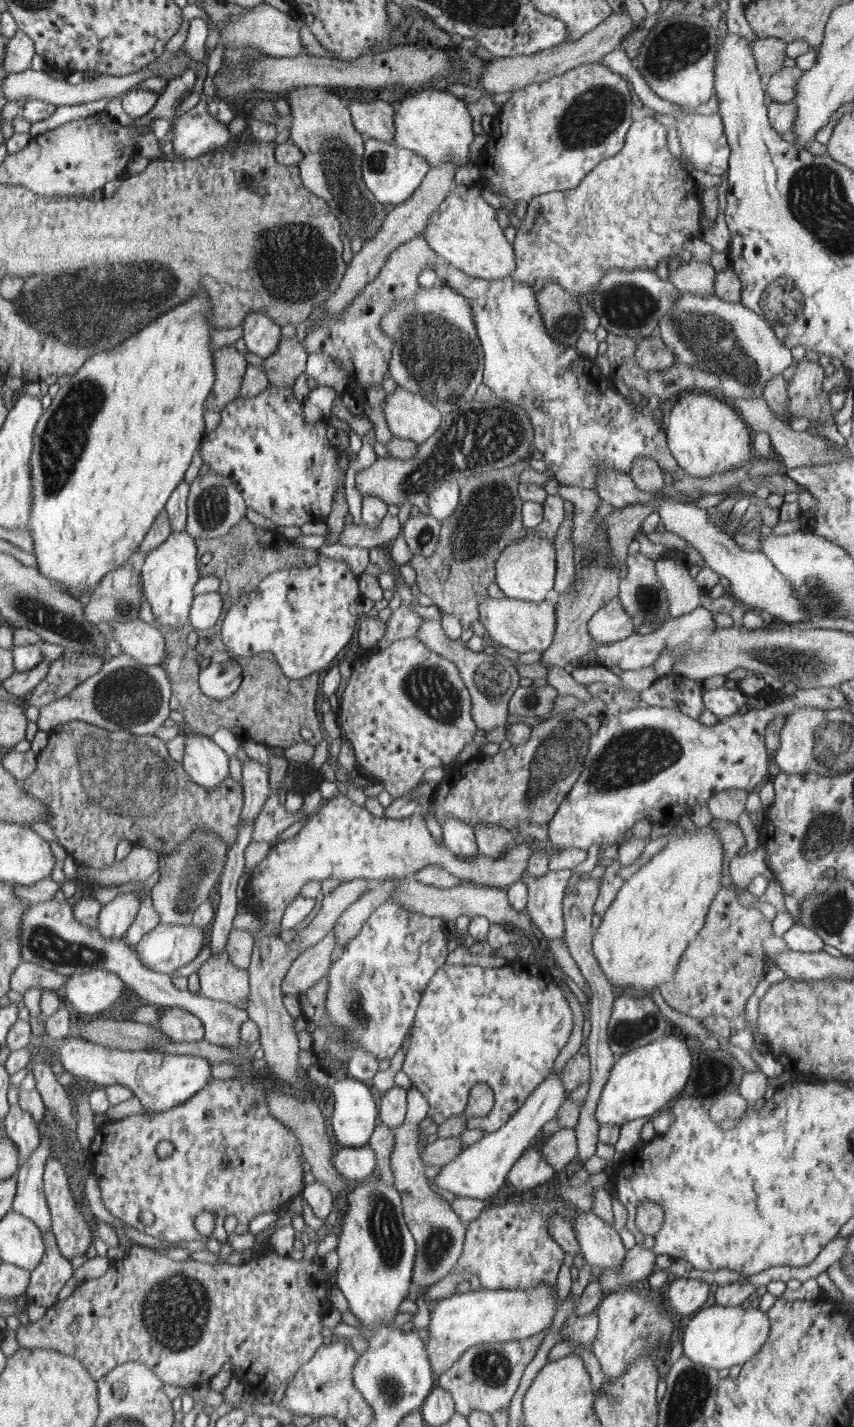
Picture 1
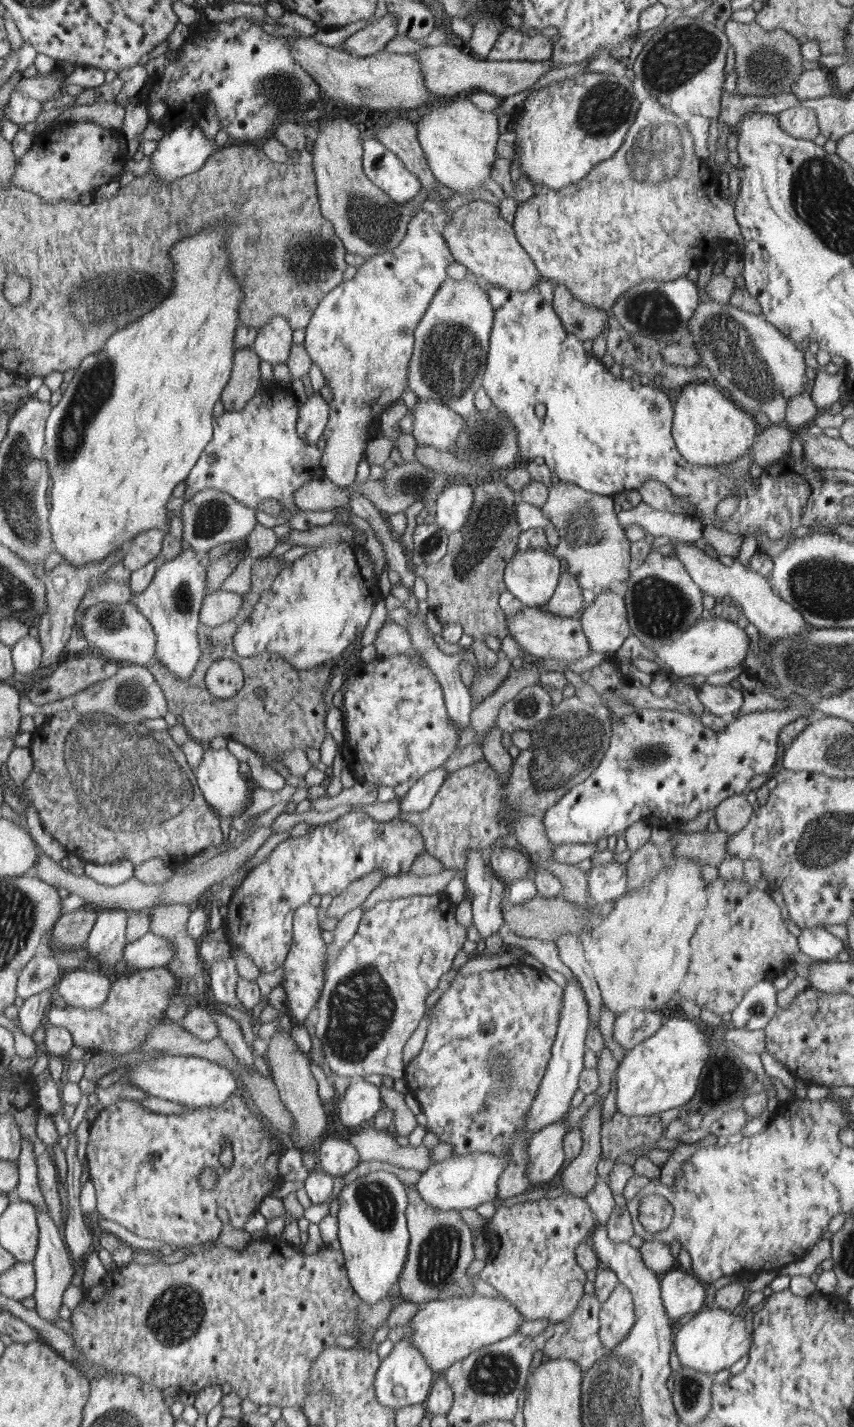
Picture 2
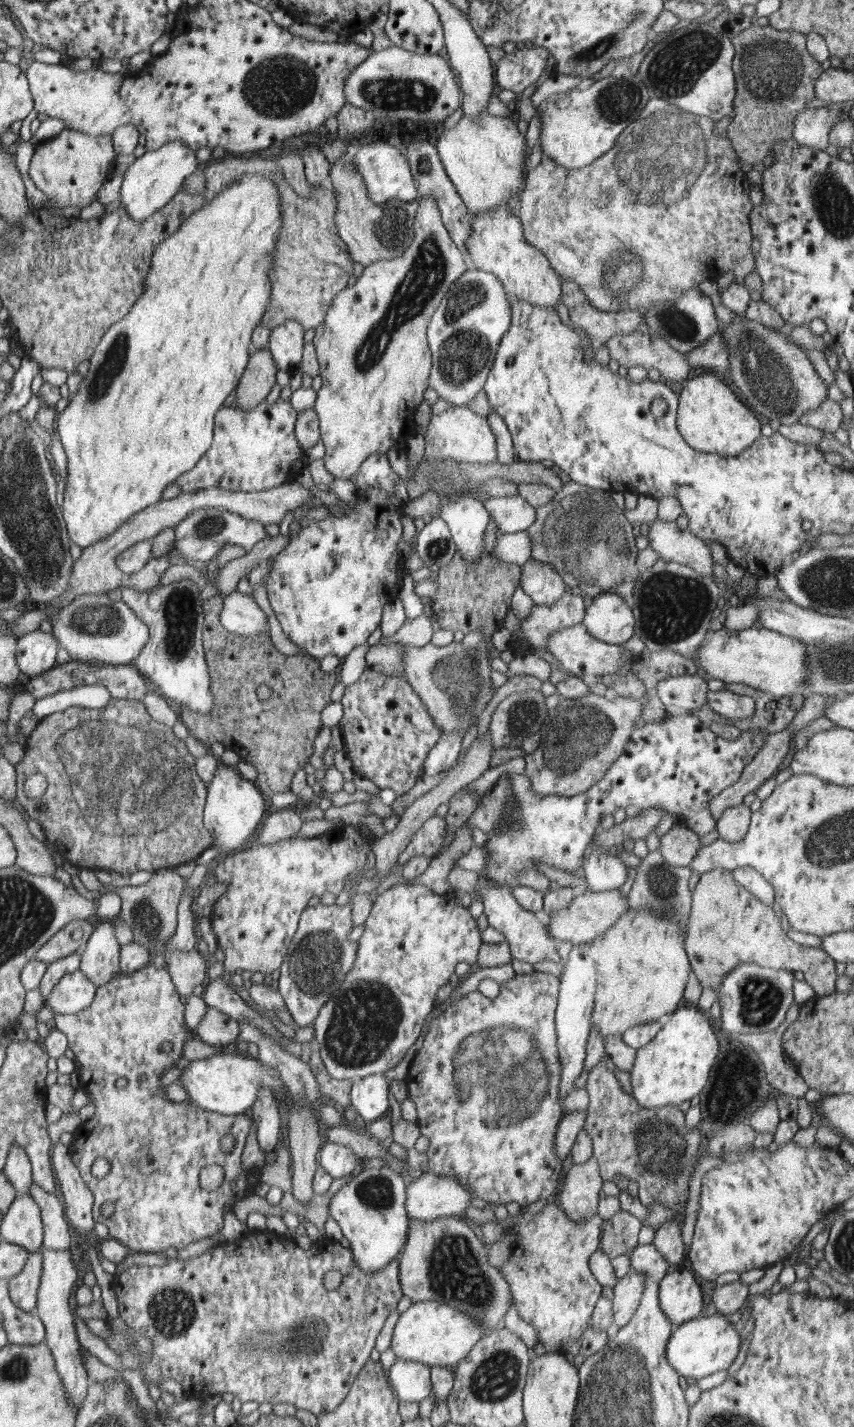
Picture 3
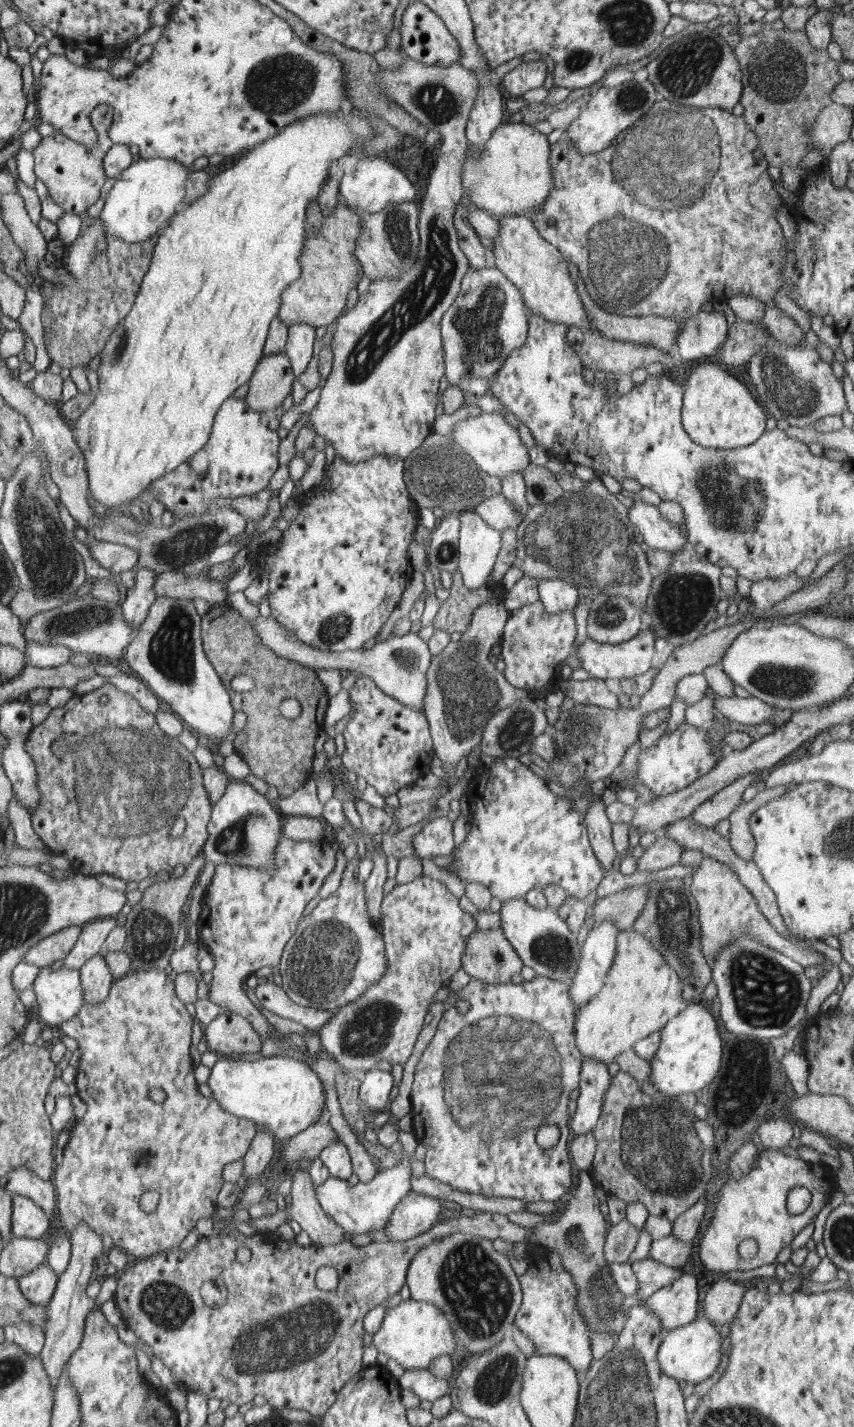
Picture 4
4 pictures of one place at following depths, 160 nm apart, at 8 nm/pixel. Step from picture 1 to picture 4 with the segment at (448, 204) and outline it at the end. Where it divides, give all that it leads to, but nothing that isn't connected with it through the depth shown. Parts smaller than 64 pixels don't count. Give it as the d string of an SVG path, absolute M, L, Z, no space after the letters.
M528 216L504 217L499 221L501 227L492 248L495 268L517 286L530 312L556 324L594 330L580 295L576 292L575 282L569 272L569 263L564 260L556 246L541 237Z

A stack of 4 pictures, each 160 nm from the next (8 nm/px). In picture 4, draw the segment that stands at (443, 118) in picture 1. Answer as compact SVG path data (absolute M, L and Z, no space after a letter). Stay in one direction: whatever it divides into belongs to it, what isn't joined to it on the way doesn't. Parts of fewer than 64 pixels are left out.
M526 124L498 125L488 143L478 153L468 142L462 165L462 192L473 205L487 210L498 219L527 215L539 210L550 195L553 176L550 172L550 142L536 127Z

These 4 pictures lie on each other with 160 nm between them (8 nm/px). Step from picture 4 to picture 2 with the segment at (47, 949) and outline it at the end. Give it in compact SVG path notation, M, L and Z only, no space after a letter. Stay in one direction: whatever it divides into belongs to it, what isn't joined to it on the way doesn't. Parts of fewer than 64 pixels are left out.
M86 905L72 913L65 913L55 922L49 944L55 948L78 948L83 946L95 926L98 909Z

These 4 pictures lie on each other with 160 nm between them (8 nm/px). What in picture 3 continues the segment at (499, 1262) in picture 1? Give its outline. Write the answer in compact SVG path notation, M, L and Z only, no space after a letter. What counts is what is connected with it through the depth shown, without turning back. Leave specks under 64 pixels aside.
M549 1201L541 1213L532 1215L522 1210L517 1217L509 1218L505 1226L506 1230L518 1234L516 1248L512 1260L499 1268L503 1277L509 1282L516 1310L537 1330L539 1342L544 1344L546 1353L554 1350L562 1353L570 1342L577 1342L581 1338L586 1327L589 1326L590 1317L602 1295L603 1287L590 1270L589 1258L603 1244L601 1231L605 1220L595 1214L588 1221L576 1223L568 1219L568 1215L563 1210L561 1206Z

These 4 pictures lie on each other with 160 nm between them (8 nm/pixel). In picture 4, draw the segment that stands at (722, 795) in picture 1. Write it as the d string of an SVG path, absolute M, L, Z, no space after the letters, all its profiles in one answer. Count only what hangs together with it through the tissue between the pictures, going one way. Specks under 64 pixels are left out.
M786 785L765 788L759 791L749 802L742 802L729 816L728 840L733 851L744 860L753 861L755 840L749 825L751 814L773 798L778 798L788 789Z

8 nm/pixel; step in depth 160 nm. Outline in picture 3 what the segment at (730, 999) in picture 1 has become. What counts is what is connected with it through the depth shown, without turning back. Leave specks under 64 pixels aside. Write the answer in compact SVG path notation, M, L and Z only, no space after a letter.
M722 868L701 874L690 903L685 951L692 971L704 988L713 988L717 993L720 981L728 971L740 963L753 962L763 967L801 970L818 996L836 992L835 960L820 947L802 945L790 939L773 909L734 881L731 871Z

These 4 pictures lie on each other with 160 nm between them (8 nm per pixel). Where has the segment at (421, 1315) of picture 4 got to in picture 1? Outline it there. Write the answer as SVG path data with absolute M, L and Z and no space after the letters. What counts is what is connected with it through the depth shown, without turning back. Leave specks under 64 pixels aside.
M537 1284L526 1290L480 1288L479 1291L453 1293L440 1299L430 1313L428 1344L425 1345L436 1375L448 1371L461 1354L476 1343L505 1343L523 1341L548 1329L556 1312L557 1289L547 1284Z

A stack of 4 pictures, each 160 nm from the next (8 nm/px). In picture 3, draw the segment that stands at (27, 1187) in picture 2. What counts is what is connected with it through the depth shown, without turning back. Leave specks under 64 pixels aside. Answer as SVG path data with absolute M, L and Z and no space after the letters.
M34 1181L29 1194L38 1203L43 1220L43 1248L48 1250L72 1250L70 1226L64 1218L65 1205L57 1195L46 1192Z

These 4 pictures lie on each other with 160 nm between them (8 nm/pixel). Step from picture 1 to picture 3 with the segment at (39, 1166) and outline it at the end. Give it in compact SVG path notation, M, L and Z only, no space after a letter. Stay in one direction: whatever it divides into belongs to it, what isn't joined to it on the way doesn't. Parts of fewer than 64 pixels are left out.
M42 1248L40 1252L43 1254L43 1269L37 1294L37 1305L33 1312L37 1321L42 1322L45 1326L45 1342L55 1357L59 1374L62 1375L66 1387L67 1398L71 1399L71 1406L75 1406L79 1410L86 1398L91 1381L83 1366L83 1360L79 1353L80 1343L74 1327L76 1316L74 1315L71 1292L74 1282L79 1279L78 1272L71 1260L70 1250Z

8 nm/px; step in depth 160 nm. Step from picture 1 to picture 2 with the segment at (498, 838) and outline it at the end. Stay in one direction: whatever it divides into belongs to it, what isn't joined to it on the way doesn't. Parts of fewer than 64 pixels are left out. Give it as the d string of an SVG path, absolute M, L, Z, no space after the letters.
M499 841L494 842L493 846L489 866L506 885L515 880L532 879L534 874L530 876L531 864L527 855L521 853L518 849L502 847Z

